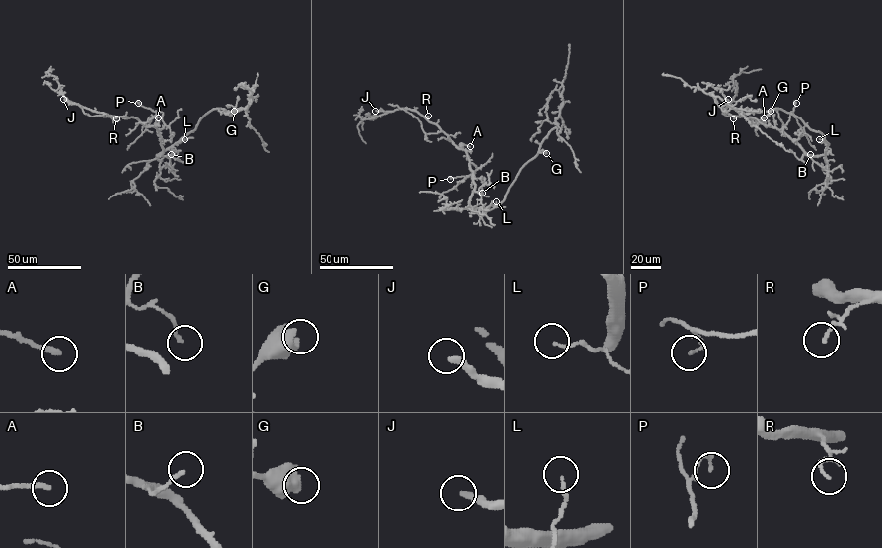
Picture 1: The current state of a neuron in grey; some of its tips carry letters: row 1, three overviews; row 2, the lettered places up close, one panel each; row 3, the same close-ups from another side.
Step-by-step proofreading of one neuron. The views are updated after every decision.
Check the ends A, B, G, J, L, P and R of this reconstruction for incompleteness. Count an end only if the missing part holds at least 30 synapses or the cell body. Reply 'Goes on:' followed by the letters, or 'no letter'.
Goes on: G, J

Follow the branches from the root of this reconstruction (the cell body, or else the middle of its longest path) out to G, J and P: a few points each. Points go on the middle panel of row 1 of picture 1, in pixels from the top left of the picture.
G: (471, 205), (485, 208), (498, 205), (519, 170), (539, 152), (546, 153)
J: (471, 205), (475, 185), (466, 152), (416, 111), (404, 108), (375, 111)
P: (471, 205), (475, 185), (469, 164), (475, 166), (474, 173), (450, 179)

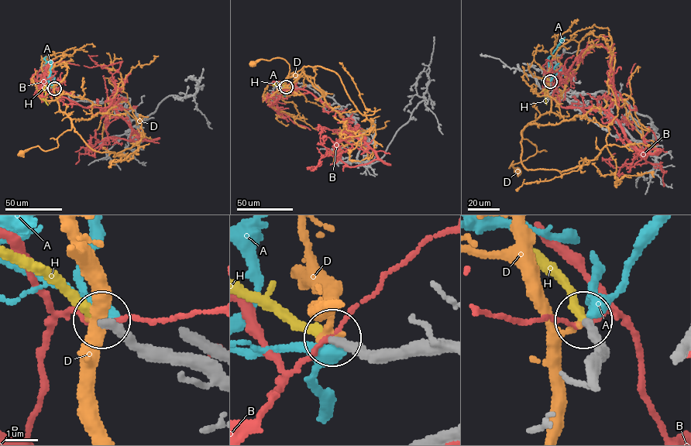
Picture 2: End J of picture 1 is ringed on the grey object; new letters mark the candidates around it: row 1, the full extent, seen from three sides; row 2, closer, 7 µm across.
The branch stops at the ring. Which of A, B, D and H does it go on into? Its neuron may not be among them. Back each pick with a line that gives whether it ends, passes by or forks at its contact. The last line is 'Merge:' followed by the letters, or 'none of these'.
H: it ends there
Merge: H

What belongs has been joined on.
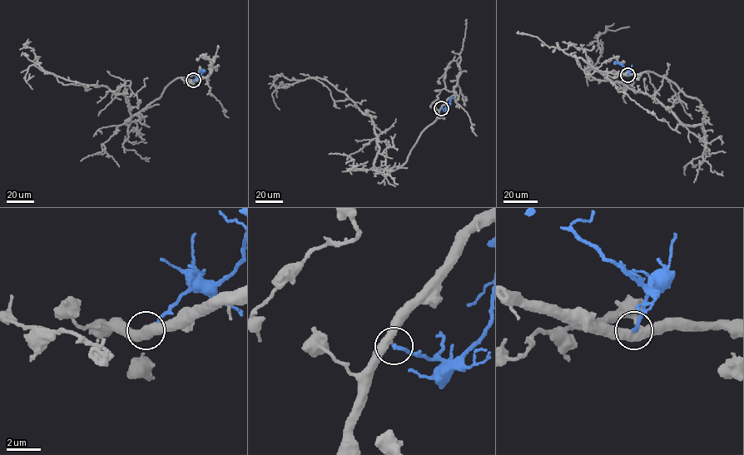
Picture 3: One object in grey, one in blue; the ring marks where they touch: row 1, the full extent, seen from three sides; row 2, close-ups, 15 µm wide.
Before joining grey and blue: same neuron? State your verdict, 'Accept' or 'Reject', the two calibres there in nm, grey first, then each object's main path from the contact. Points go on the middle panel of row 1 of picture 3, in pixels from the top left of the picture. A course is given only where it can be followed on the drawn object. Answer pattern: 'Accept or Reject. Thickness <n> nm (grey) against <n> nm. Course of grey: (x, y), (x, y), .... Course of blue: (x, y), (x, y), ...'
Accept. Thickness 480 nm (grey) against 220 nm. Course of grey: (441, 108), (407, 160), (389, 170), (374, 165), (371, 118), (325, 80), (280, 84), (271, 94), (280, 110). Course of blue: (441, 108), (446, 109), (453, 97)

